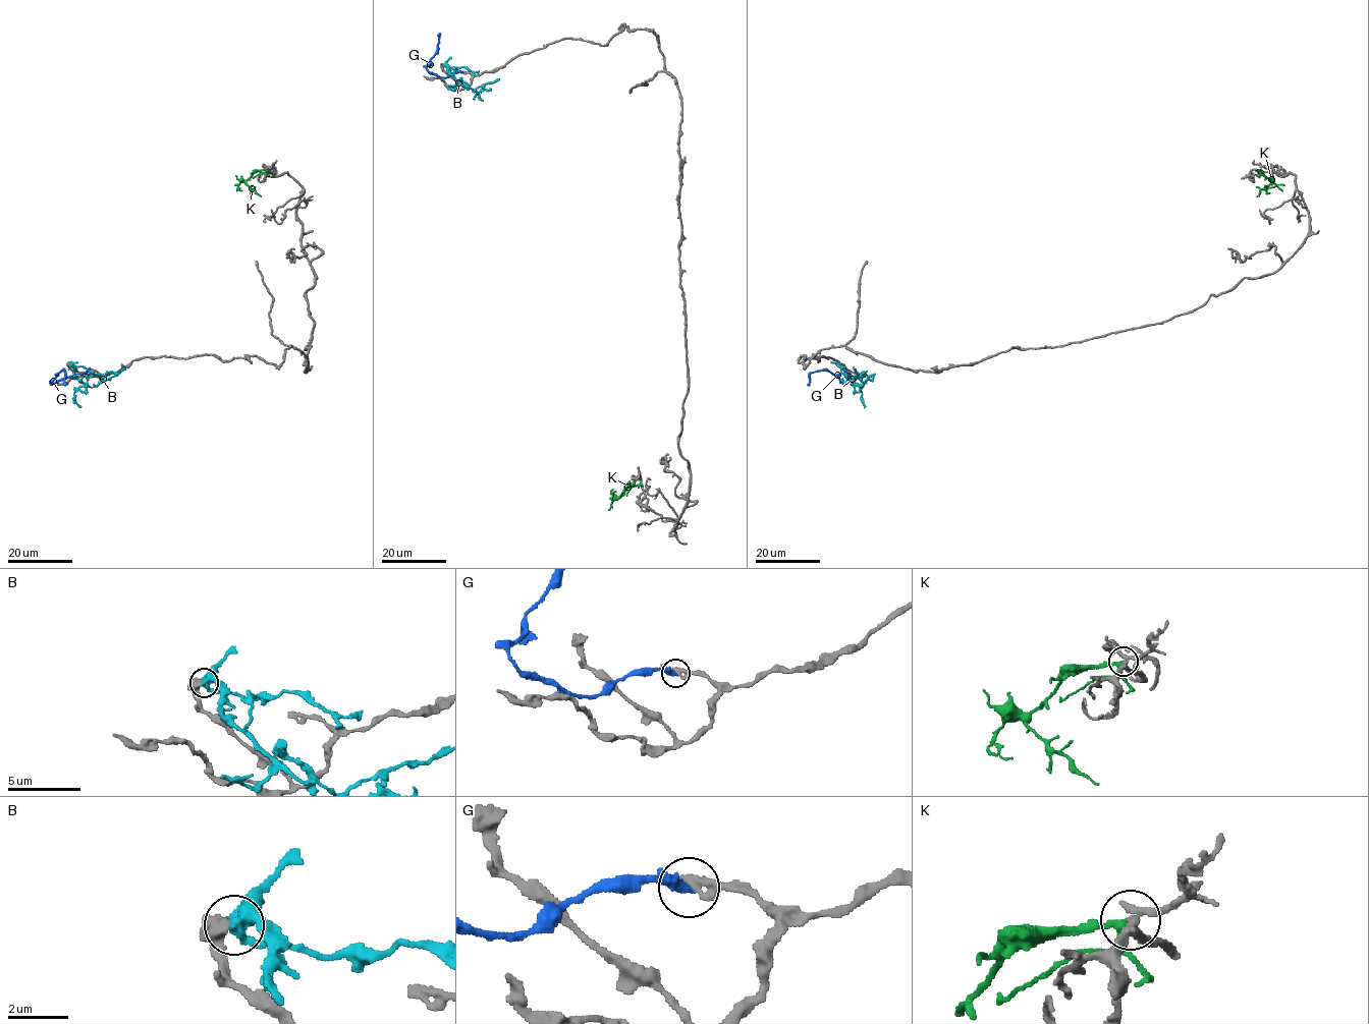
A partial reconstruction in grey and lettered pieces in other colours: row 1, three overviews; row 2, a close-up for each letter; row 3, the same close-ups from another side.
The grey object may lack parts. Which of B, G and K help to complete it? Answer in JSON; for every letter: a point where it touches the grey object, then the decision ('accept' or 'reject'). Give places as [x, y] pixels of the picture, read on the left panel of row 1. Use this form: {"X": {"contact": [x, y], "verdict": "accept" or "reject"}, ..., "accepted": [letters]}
{"B": {"contact": [70, 365], "verdict": "reject"}, "G": {"contact": [89, 370], "verdict": "reject"}, "K": {"contact": [267, 169], "verdict": "reject"}, "accepted": []}

